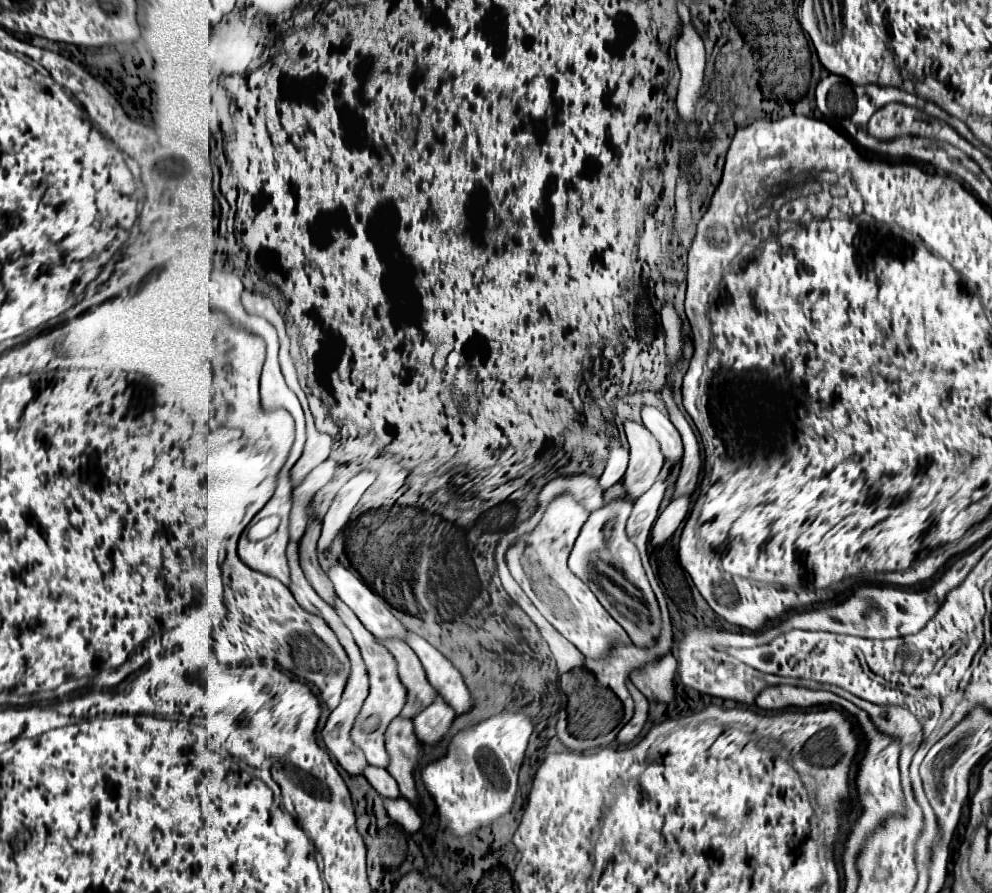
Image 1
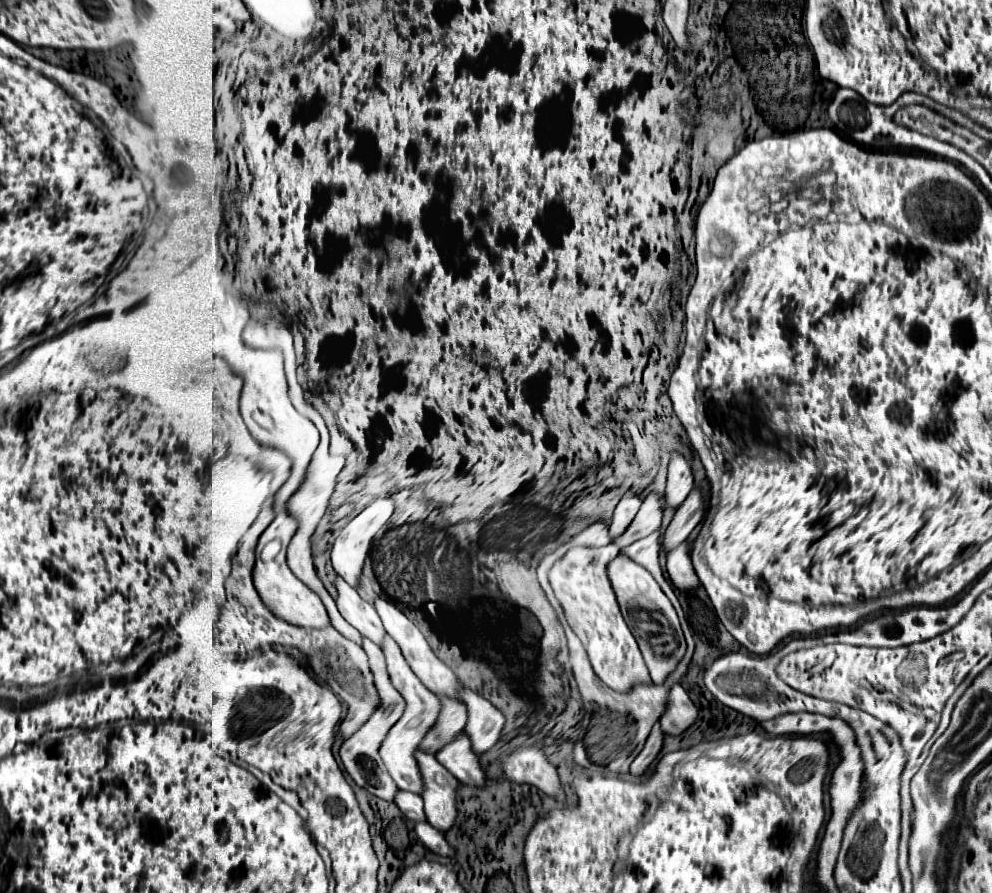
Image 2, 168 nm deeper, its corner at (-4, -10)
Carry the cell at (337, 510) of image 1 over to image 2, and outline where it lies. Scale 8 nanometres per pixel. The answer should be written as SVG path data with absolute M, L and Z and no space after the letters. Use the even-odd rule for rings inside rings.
M377 498L373 500L363 512L359 512L357 516L349 518L349 522L345 524L345 528L341 530L339 538L335 540L333 548L331 548L331 560L333 560L333 568L335 572L351 586L359 588L361 586L361 576L363 576L363 566L365 566L365 560L369 556L369 550L371 550L371 544L373 540L377 538L377 534L381 532L381 528L389 522L389 518L393 516L395 512L395 504L393 500L389 498Z

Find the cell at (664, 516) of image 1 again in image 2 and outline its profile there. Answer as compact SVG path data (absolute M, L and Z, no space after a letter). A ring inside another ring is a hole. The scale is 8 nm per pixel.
M681 544L681 546L677 546L675 550L671 550L667 554L667 572L669 572L671 582L679 590L691 592L691 590L699 590L701 588L699 576L695 574L695 568L691 566L687 544Z

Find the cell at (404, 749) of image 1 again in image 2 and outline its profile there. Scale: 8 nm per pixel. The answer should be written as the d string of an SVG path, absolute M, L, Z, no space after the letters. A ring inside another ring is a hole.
M419 750L417 760L425 786L425 792L421 796L425 802L427 822L437 830L447 832L457 822L459 810L455 802L457 802L459 780L445 766L441 766L431 754Z

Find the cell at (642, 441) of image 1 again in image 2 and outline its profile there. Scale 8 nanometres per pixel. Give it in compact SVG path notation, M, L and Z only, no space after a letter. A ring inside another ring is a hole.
M655 494L647 496L641 504L641 510L637 512L635 520L631 522L631 526L627 528L627 532L619 538L619 542L613 542L617 544L619 548L625 548L653 532L657 532L661 528L661 518L663 518L663 510L661 510L661 502Z

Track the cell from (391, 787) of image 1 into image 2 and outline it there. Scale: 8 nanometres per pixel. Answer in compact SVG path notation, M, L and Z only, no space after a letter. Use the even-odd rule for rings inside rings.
M399 792L395 796L395 804L399 806L399 810L413 822L427 822L425 814L423 814L423 798L419 794L413 792Z

